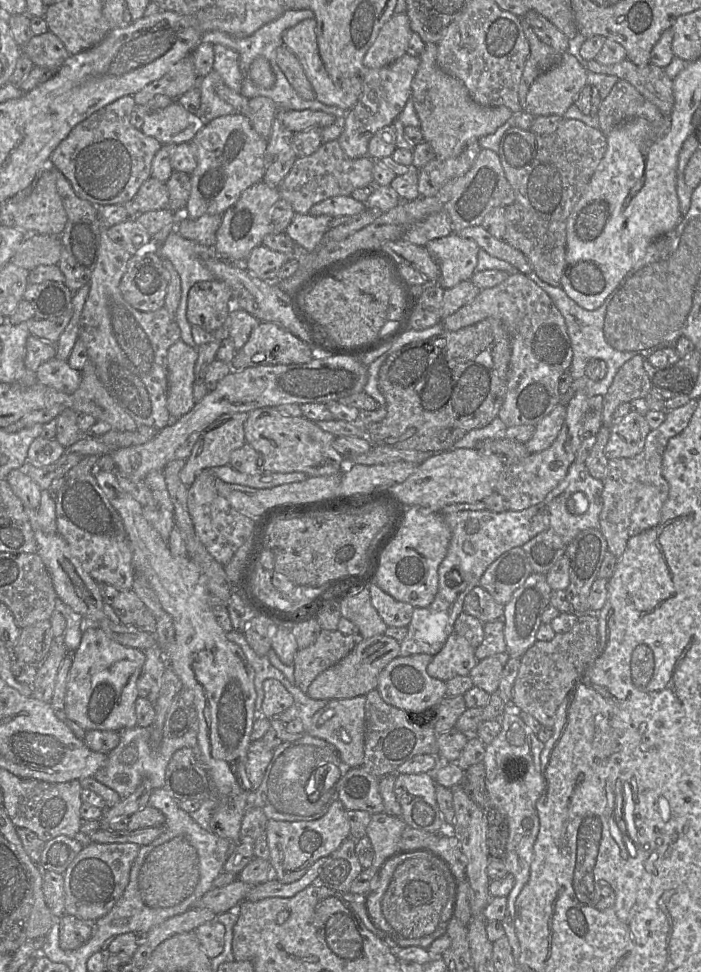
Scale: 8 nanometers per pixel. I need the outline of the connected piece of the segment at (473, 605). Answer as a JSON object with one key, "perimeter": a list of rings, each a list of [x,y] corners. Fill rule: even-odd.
{"perimeter":[[[477,585],[465,597],[463,611],[482,623],[503,619],[504,605],[499,604],[483,587]]]}

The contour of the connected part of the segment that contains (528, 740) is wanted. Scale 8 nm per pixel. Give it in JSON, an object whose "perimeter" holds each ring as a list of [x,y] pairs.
{"perimeter":[[[511,705],[500,718],[501,731],[486,746],[484,766],[485,784],[491,806],[503,812],[508,819],[509,838],[506,845],[504,863],[508,874],[514,877],[514,886],[507,896],[507,909],[502,925],[511,949],[515,949],[510,929],[510,917],[514,914],[515,902],[530,878],[531,863],[534,856],[534,845],[539,833],[537,802],[543,791],[542,750],[544,744],[518,715],[511,713]]]}

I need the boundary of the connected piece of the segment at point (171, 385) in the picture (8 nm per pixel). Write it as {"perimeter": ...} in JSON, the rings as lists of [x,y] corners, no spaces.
{"perimeter":[[[176,341],[167,353],[167,410],[172,417],[180,418],[194,407],[194,369],[198,358],[196,348]]]}

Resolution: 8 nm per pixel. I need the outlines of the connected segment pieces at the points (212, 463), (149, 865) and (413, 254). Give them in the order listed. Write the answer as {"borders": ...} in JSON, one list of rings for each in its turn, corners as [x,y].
{"borders":[[[[246,412],[224,414],[203,431],[180,472],[180,479],[183,484],[190,487],[203,471],[229,464],[231,453],[246,443],[244,422],[247,417],[248,413]]],[[[182,836],[157,847],[146,857],[138,873],[138,889],[143,902],[151,908],[168,908],[188,898],[199,882],[199,857],[196,849]]],[[[397,239],[386,241],[377,247],[390,254],[401,267],[410,266],[419,271],[426,278],[428,284],[437,283],[440,268],[425,246]]]]}

